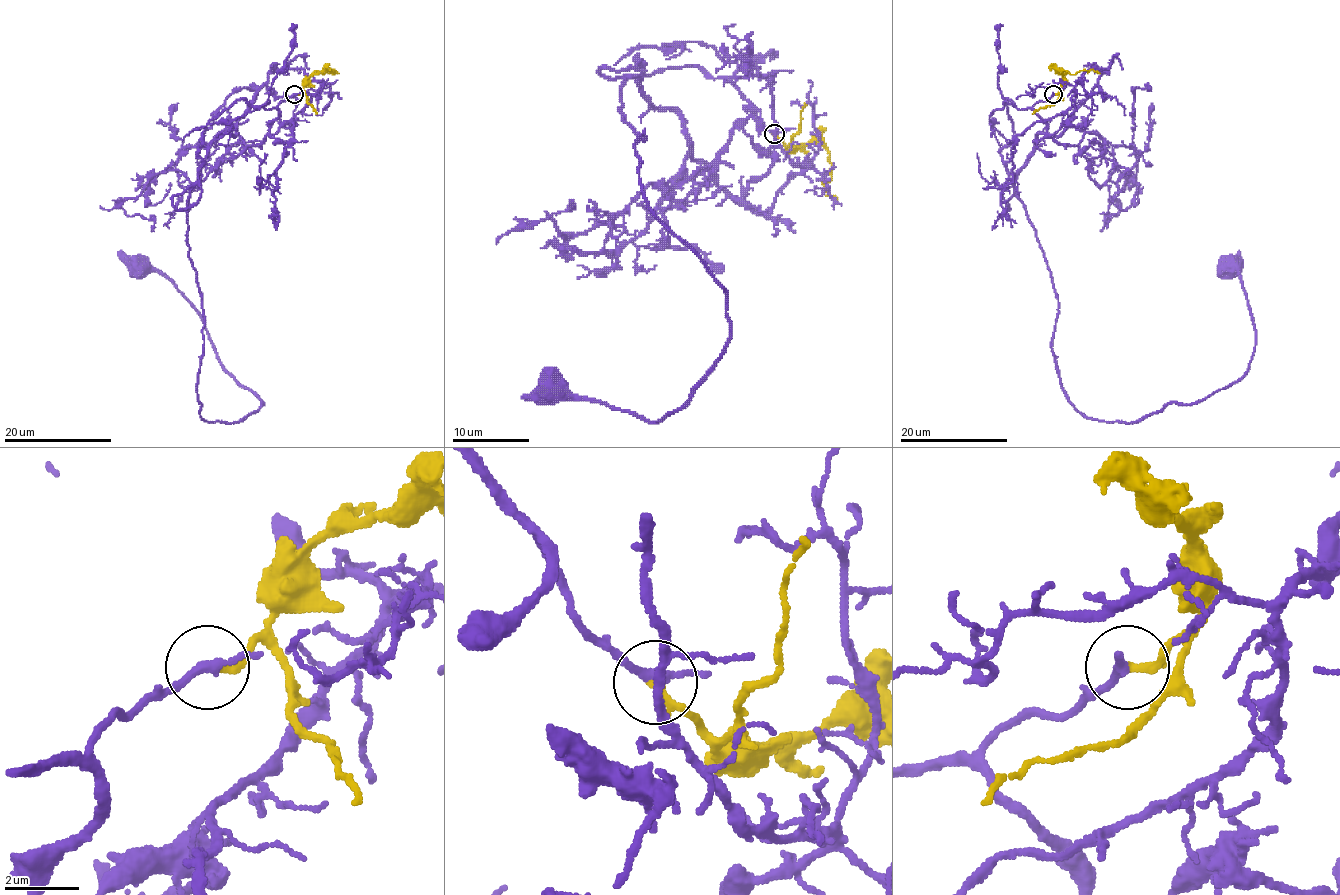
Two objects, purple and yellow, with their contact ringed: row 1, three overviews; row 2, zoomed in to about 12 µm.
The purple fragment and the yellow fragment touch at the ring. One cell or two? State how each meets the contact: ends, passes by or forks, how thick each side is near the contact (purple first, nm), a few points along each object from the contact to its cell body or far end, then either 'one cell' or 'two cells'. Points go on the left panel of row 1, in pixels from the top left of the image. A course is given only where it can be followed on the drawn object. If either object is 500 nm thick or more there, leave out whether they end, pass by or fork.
purple passes by; yellow ends; calibres 240 and 200 nm; course purple (294, 93), (262, 142), (212, 143), (187, 205), (201, 417), (254, 413), (190, 301), (136, 267); course yellow (294, 95), (301, 92), (303, 84), (314, 74), (328, 70), (333, 74), (334, 70), (330, 69), (339, 73); one cell

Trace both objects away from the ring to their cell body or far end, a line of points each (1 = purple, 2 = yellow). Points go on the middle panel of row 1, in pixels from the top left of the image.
1: (774, 134), (750, 103), (691, 178), (685, 120), (623, 82), (648, 207), (729, 338), (662, 421), (548, 388)
2: (774, 134), (787, 147), (814, 142), (822, 145), (831, 165), (831, 180), (826, 190), (837, 199)

